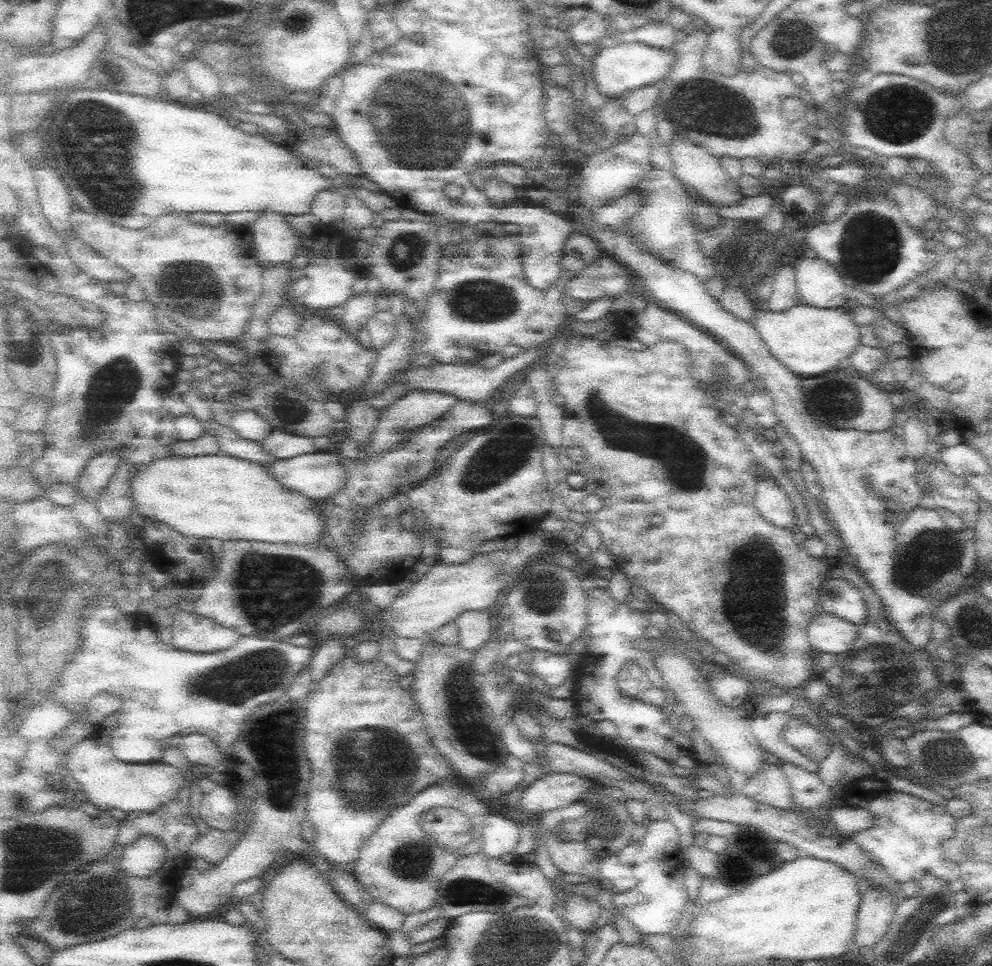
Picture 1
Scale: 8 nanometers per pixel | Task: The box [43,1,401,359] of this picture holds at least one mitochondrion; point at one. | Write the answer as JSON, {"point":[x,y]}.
{"point":[97,139]}

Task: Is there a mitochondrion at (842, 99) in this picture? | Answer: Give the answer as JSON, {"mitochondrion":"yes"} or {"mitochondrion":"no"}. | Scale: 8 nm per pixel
{"mitochondrion":"no"}

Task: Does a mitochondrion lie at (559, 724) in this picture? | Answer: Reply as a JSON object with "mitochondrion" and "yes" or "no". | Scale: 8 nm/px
{"mitochondrion":"no"}

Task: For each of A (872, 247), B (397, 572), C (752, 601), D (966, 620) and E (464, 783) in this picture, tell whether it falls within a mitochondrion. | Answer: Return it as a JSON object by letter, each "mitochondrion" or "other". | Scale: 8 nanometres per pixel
{"A":"mitochondrion","B":"other","C":"mitochondrion","D":"mitochondrion","E":"other"}

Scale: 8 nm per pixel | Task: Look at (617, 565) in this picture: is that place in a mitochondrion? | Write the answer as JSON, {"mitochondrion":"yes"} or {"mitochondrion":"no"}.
{"mitochondrion":"no"}

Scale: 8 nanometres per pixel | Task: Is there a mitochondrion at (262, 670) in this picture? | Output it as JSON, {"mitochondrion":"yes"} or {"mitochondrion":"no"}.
{"mitochondrion":"yes"}

